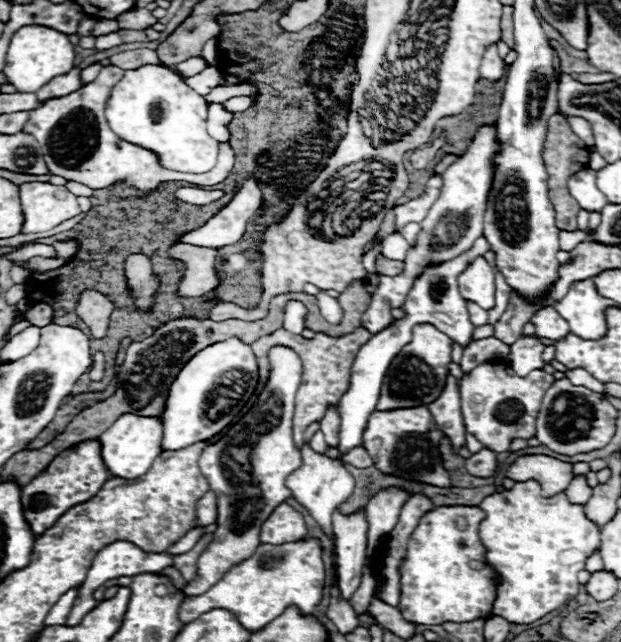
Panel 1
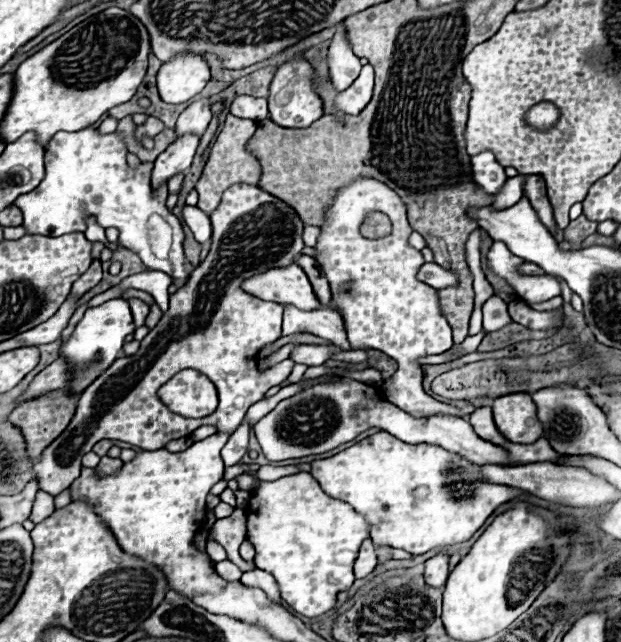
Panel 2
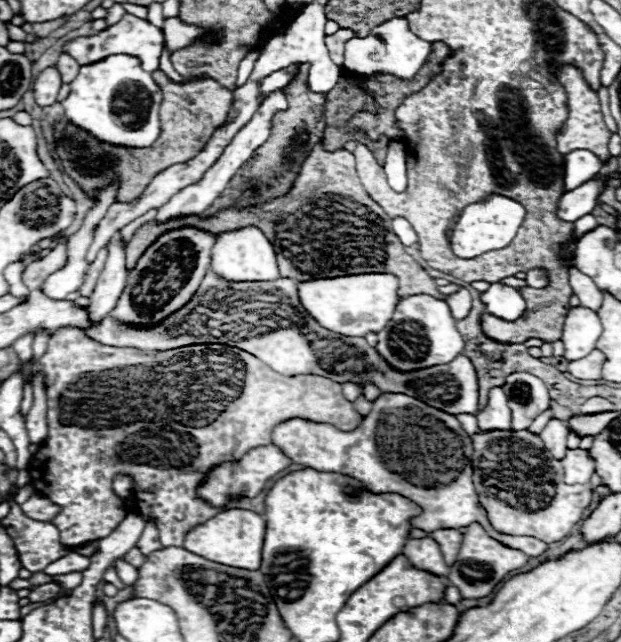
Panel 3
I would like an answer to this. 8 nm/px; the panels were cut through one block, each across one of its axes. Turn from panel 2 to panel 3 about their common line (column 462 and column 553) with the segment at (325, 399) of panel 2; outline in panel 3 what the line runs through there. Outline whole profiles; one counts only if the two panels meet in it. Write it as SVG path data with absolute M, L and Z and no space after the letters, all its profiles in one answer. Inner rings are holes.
M550 420L548 426L540 432L540 438L544 440L544 448L548 448L548 452L552 452L552 456L556 456L556 460L562 460L566 454L566 436L568 436L568 428L562 420Z

